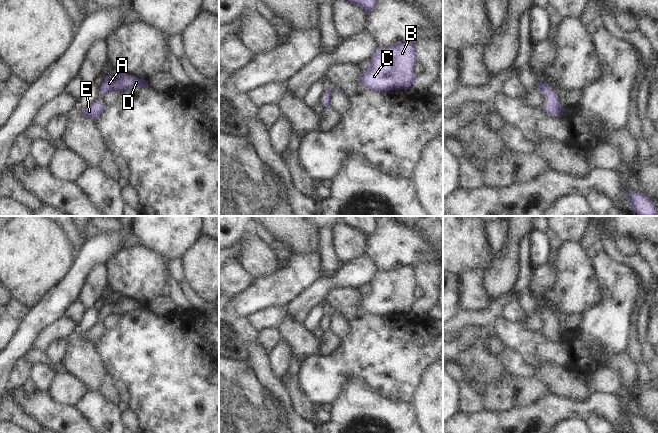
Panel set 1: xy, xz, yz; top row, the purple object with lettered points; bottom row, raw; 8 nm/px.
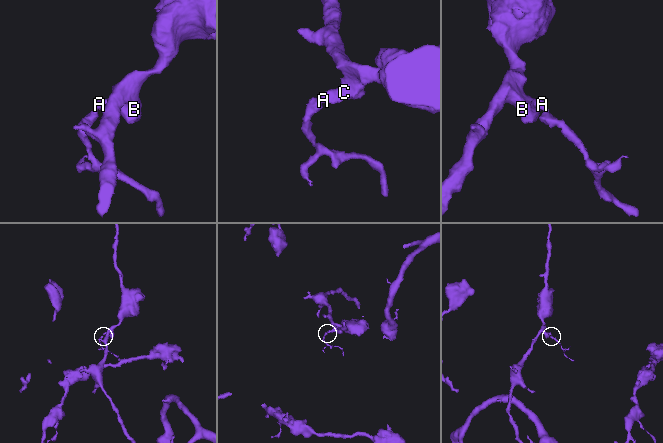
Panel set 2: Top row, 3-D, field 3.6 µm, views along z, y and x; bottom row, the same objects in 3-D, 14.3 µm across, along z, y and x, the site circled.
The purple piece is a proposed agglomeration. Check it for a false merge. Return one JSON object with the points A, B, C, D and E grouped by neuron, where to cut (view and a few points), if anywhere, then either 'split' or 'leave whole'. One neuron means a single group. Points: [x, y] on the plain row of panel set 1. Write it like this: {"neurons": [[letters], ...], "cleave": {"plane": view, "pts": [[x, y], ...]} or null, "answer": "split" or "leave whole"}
{"neurons": [["A", "B", "C", "D", "E"]], "cleave": null, "answer": "leave whole"}

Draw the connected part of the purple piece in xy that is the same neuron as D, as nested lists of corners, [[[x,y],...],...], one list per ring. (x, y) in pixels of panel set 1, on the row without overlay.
[[[114,297],[111,300],[105,301],[104,306],[99,311],[101,319],[118,314],[122,315],[124,313],[133,313],[135,311],[149,311],[148,305],[144,303],[139,303],[133,299],[128,299],[126,297]]]

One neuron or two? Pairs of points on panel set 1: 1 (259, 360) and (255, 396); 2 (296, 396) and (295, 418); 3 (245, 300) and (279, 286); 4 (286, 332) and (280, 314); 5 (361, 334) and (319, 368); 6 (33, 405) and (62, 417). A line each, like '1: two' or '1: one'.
1: two
2: two
3: one
4: two
5: one
6: one

